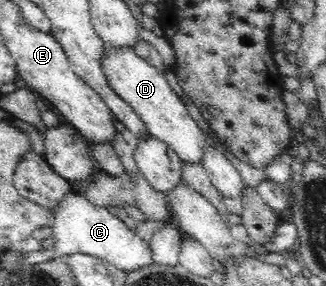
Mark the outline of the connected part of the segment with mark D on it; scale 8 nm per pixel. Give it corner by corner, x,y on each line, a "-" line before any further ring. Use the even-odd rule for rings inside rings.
110,50
106,58
106,74
110,85
118,96
122,97
146,124
151,136
166,143
186,166
202,166
205,152
209,150
206,134
192,119
186,104
168,85
166,78
156,68
138,57
133,50
115,52

